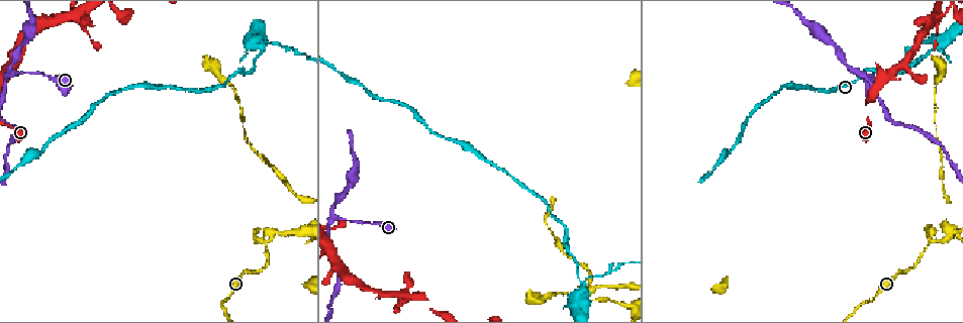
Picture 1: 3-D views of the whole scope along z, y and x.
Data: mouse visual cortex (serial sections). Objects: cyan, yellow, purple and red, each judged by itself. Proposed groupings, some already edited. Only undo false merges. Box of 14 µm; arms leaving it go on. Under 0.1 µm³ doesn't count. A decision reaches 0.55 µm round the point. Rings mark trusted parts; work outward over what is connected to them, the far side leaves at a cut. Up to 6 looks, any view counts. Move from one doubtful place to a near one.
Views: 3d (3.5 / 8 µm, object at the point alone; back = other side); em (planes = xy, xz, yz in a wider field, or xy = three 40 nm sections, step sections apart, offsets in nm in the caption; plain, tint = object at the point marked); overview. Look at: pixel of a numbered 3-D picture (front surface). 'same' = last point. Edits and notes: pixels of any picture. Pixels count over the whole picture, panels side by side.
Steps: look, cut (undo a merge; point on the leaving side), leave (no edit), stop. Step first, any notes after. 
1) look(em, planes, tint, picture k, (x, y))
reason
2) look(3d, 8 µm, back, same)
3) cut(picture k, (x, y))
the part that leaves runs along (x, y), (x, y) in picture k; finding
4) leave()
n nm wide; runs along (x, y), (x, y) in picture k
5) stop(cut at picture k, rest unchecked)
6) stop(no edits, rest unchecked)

look(3d, 3.5 µm, picture 1, (400, 295))
a fork

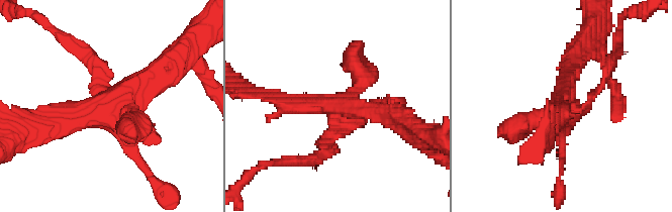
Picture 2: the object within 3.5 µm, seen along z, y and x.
look(em, xy, step 2, tint, picture 2, (339, 104))
shape alone is not enough

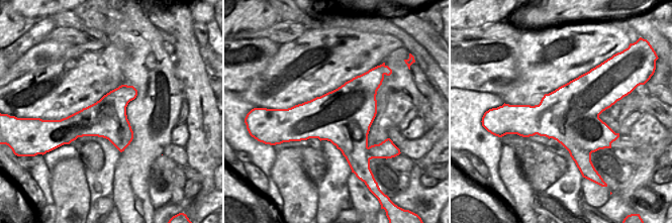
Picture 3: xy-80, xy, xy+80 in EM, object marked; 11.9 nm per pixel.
cut(picture 2, (107, 78))
two cells meet here

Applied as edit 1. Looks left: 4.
look(overview)

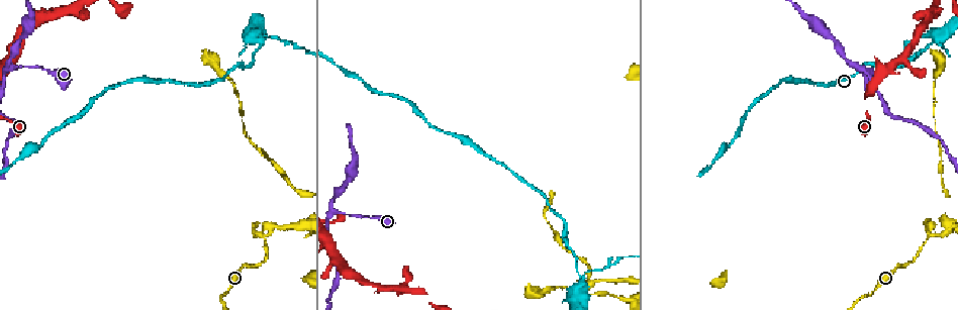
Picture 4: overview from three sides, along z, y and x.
look(3d, 3.5 µm, back, picture 4, (938, 38))
two arms in line, one across

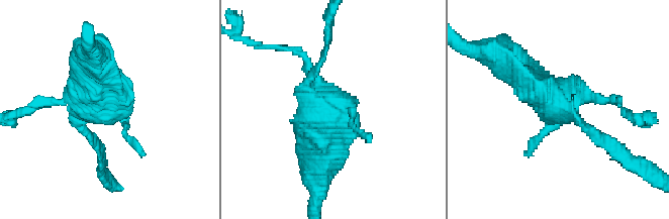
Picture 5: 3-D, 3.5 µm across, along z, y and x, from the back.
look(em, xy, step 2, tint, picture 5, (92, 108))

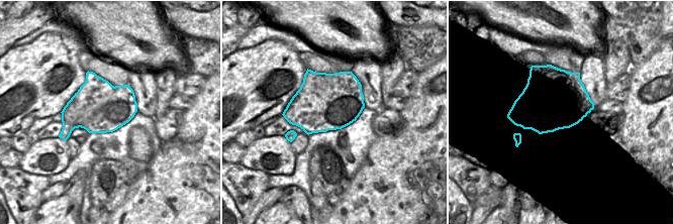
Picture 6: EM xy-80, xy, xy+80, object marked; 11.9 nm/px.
look(em, xy, step 3, tint, same)

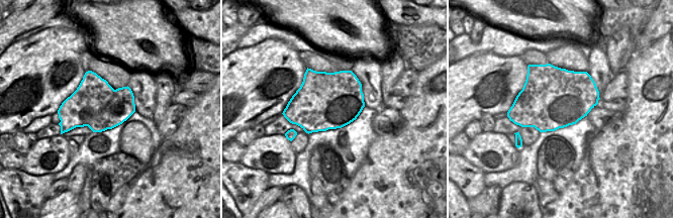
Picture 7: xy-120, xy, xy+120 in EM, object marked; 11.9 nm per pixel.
cut(picture 5, (135, 144))
two cells meet here

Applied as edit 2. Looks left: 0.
stop(cut at picture 2, cut at picture 5, rest unchecked)

